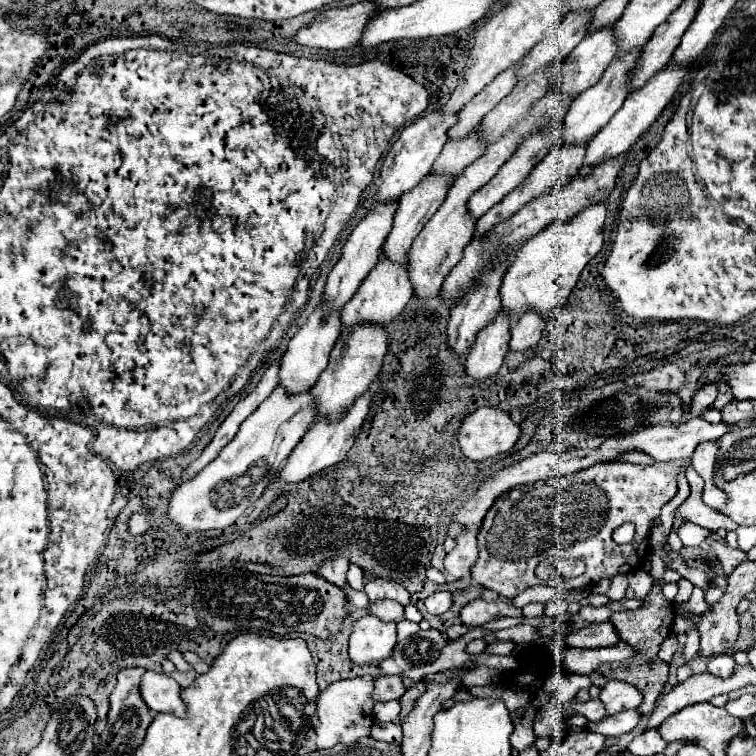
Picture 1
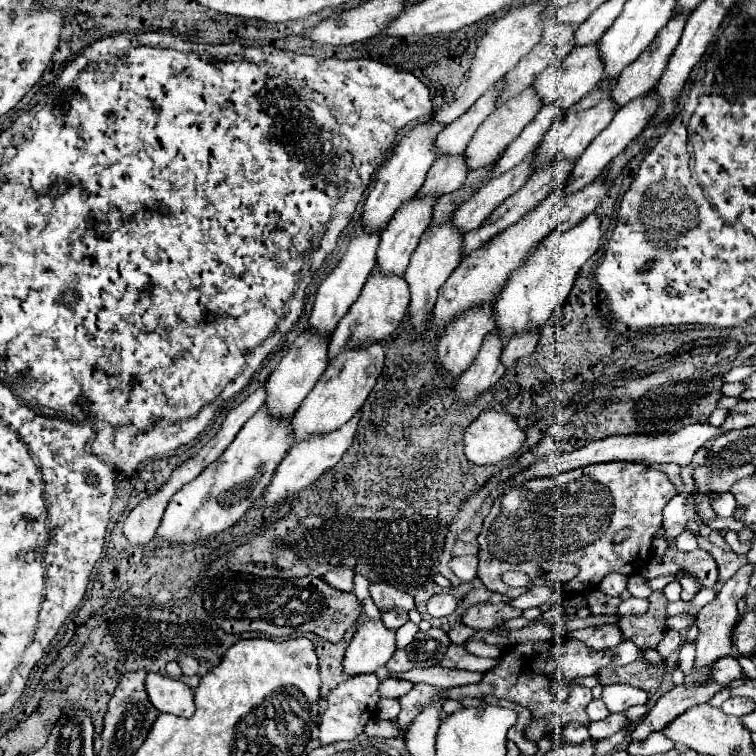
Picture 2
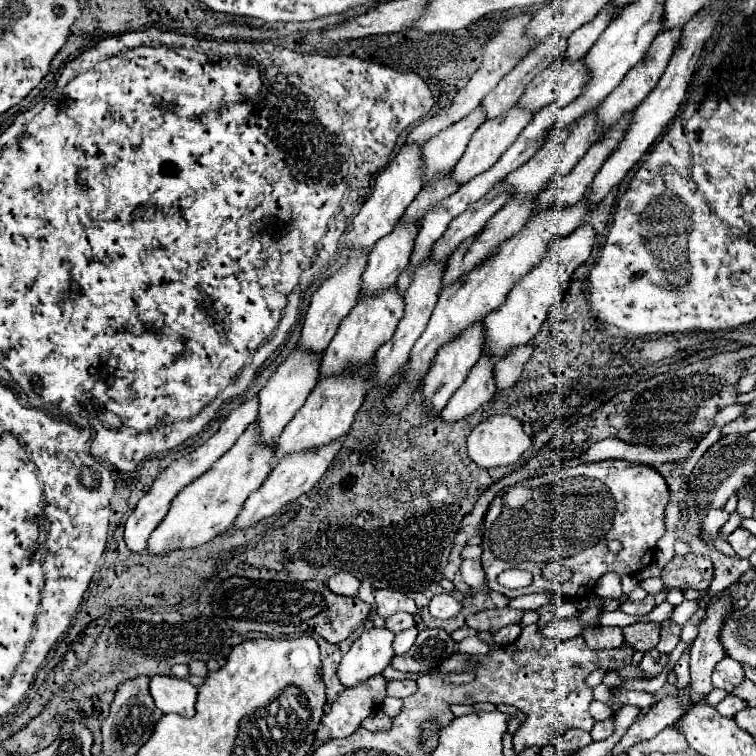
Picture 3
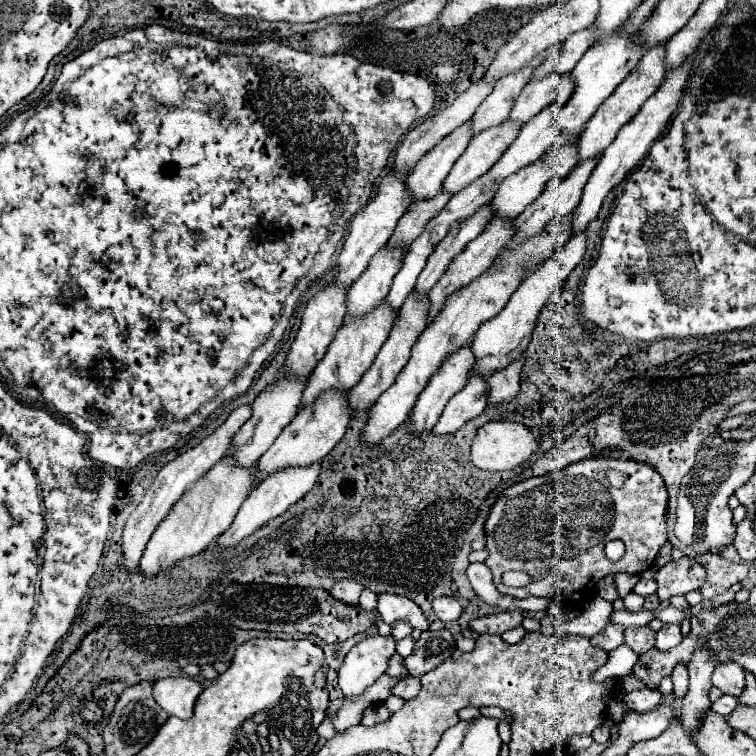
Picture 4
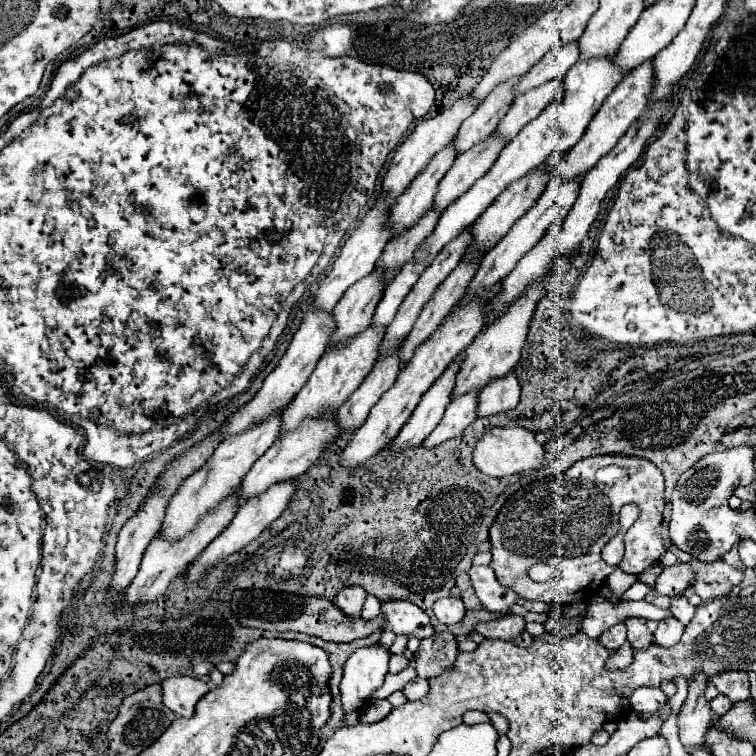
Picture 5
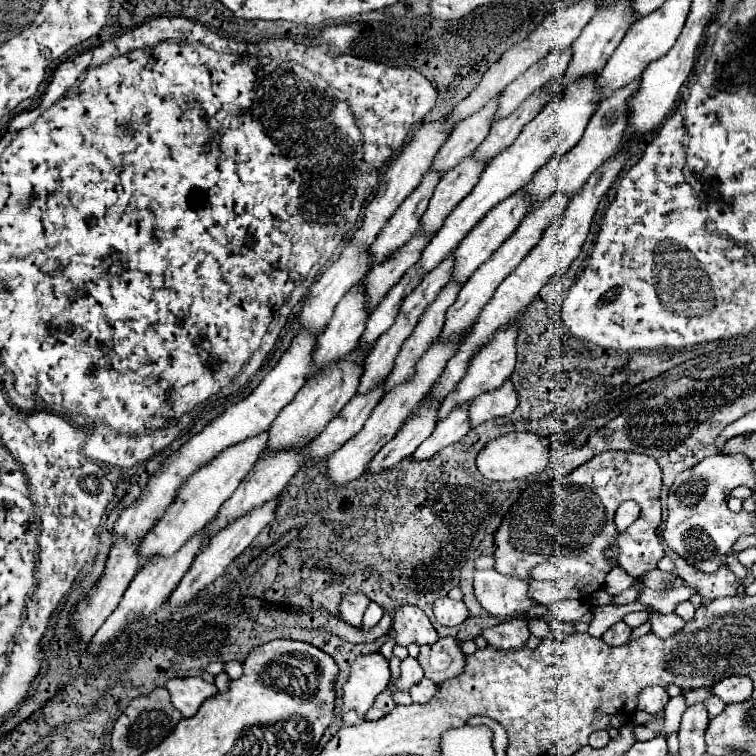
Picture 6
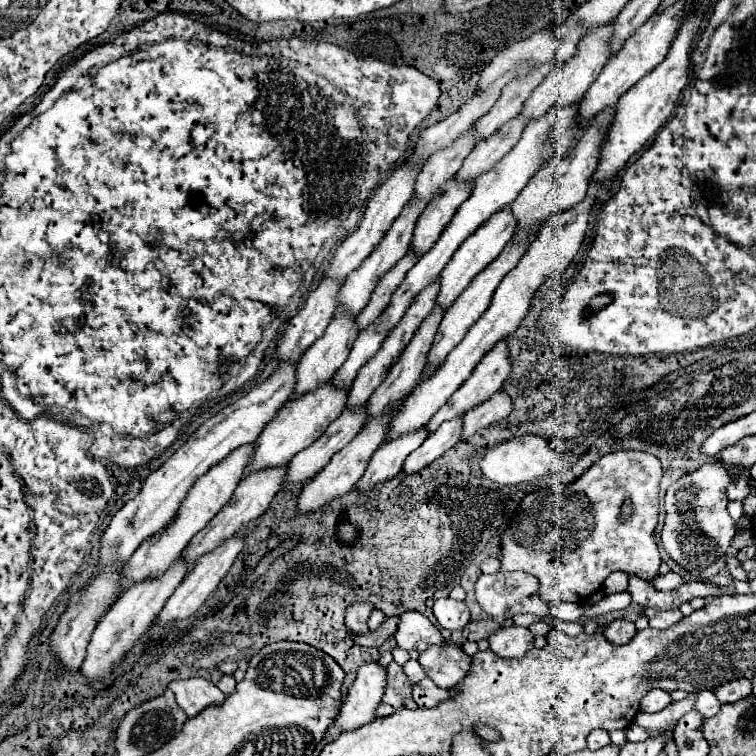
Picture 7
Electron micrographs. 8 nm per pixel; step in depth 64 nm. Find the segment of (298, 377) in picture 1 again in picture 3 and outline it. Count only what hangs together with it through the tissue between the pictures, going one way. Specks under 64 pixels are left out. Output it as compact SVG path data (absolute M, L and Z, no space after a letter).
M294 348L290 352L290 356L284 360L284 364L270 376L266 386L258 392L260 408L258 408L256 426L260 430L258 438L262 444L272 444L276 440L276 436L280 436L284 426L292 420L292 416L298 412L298 408L302 408L308 394L316 386L318 364L320 364L320 356L304 356L304 352L296 352L296 348Z

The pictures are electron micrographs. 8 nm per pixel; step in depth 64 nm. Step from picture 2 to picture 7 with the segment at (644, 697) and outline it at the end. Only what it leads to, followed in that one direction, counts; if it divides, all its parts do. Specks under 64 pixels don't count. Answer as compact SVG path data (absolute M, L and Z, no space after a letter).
M656 690L656 692L648 692L648 696L644 696L644 700L642 700L642 704L640 704L640 710L642 712L660 712L660 710L664 710L668 704L672 702L672 698L670 698L670 694L668 692L660 692L660 690Z

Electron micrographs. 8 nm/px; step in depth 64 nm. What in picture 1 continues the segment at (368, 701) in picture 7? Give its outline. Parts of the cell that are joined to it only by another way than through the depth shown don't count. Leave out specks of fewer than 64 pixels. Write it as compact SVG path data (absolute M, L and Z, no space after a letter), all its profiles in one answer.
M364 616L354 622L348 656L356 666L378 666L392 656L396 646L396 624L382 622L378 616Z

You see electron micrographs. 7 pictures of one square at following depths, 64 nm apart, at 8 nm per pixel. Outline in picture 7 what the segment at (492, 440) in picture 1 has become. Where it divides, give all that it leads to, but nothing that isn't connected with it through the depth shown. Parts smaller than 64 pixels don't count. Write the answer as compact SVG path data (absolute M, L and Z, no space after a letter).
M518 436L508 442L502 442L500 446L494 446L488 450L488 454L480 460L480 468L486 478L490 478L496 484L520 484L520 482L534 482L538 478L544 478L548 472L554 470L554 464L560 462L560 454L552 450L546 438L540 436Z

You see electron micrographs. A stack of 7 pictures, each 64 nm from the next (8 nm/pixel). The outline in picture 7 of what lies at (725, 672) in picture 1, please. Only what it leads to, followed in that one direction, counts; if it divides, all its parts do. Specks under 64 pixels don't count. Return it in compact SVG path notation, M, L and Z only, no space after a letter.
M740 678L740 680L732 680L728 684L722 684L720 688L714 690L716 698L722 704L732 704L738 700L744 700L748 694L752 694L752 682L748 678Z

